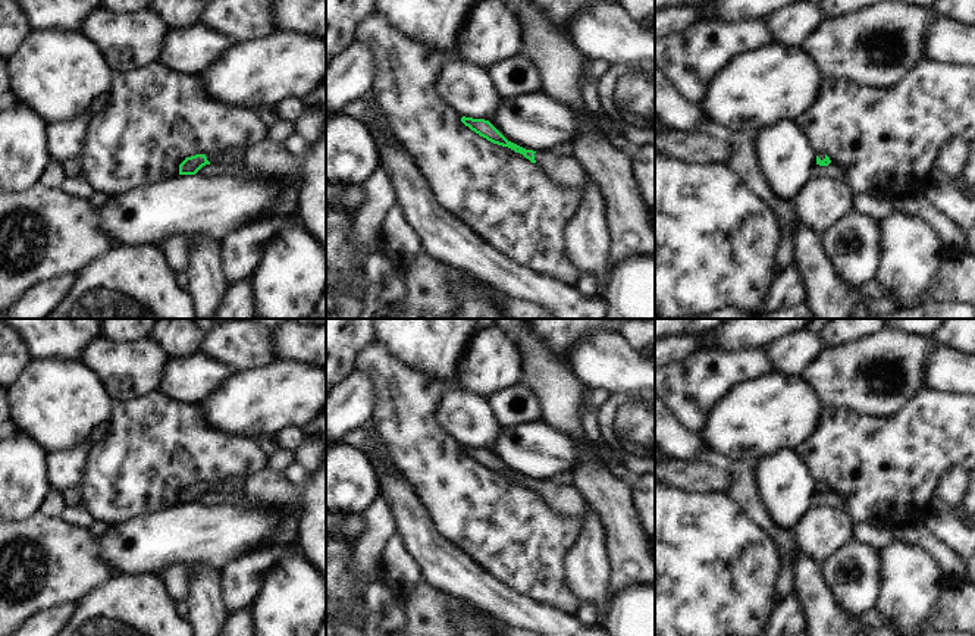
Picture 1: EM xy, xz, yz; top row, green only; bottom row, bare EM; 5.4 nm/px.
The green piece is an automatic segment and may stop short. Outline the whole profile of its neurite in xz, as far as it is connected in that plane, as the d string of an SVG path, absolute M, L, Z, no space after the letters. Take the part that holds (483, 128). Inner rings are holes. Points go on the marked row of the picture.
M463 116L461 122L488 141L502 147L508 147L515 153L523 154L532 163L536 163L543 170L545 176L555 181L557 185L581 191L584 170L577 165L574 159L555 156L552 150L543 150L539 153L533 150L526 150L508 141L489 120L485 119Z

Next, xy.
M209 153L209 154L195 154L186 157L179 165L179 175L195 175L206 165L219 165L225 159L225 154Z

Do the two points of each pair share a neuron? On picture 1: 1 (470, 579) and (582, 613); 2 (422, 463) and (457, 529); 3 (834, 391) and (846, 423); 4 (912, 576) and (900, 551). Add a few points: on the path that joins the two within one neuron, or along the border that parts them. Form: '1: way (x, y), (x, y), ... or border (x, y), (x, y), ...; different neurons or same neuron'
1: border (573, 616), (579, 620); different neurons
2: way (438, 479), (457, 500), (457, 513); same neuron
3: border (825, 406), (847, 409), (875, 419); different neurons
4: way (908, 570), (900, 557); same neuron

